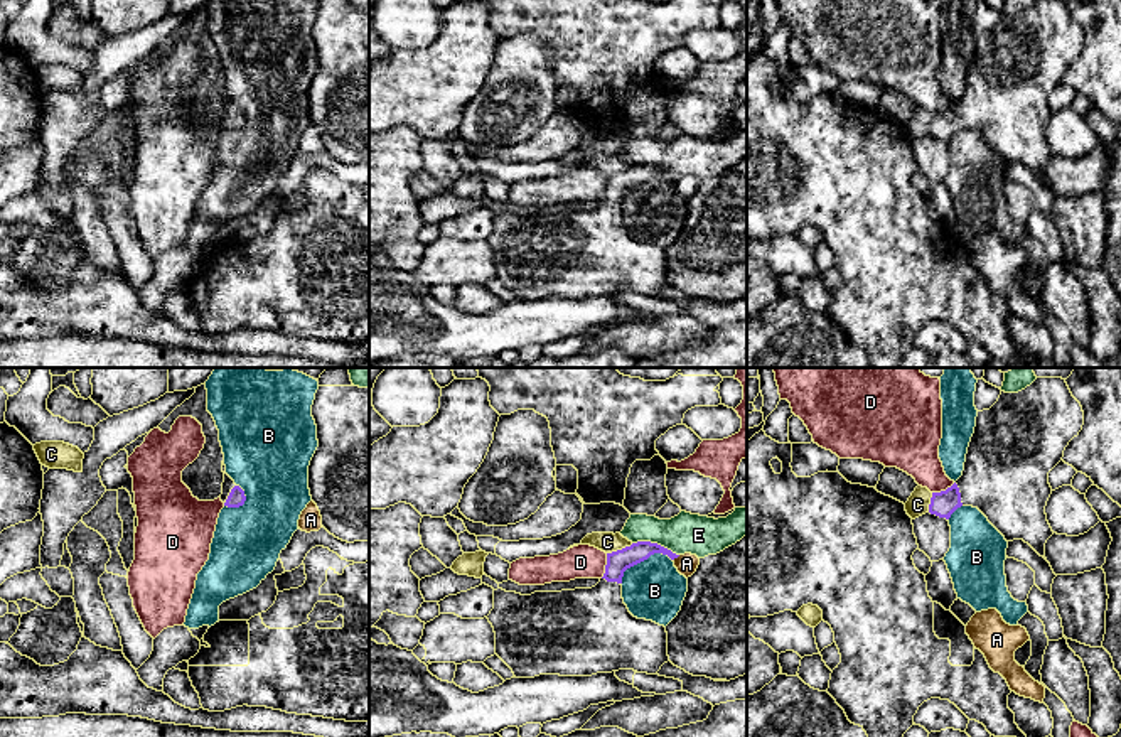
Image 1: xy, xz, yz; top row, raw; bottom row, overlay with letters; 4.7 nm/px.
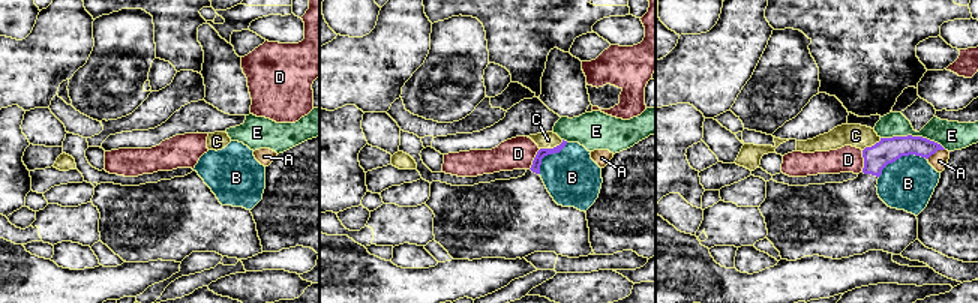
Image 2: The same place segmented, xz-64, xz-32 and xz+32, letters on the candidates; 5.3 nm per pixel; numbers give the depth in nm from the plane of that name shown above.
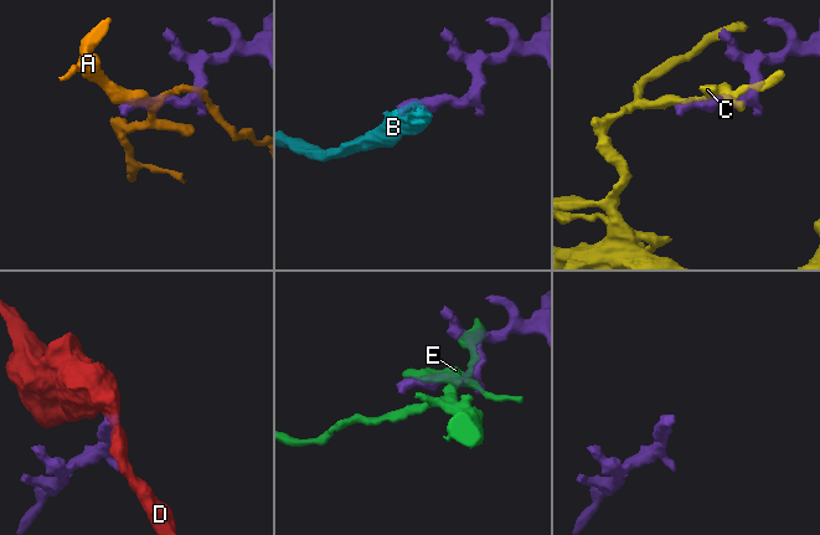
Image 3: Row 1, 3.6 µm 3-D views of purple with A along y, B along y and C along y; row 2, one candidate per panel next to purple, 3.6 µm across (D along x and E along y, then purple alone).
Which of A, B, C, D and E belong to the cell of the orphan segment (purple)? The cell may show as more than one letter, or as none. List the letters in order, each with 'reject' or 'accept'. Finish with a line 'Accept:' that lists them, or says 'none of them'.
A: reject
B: reject
C: reject
D: reject
E: reject
Accept: none of them

